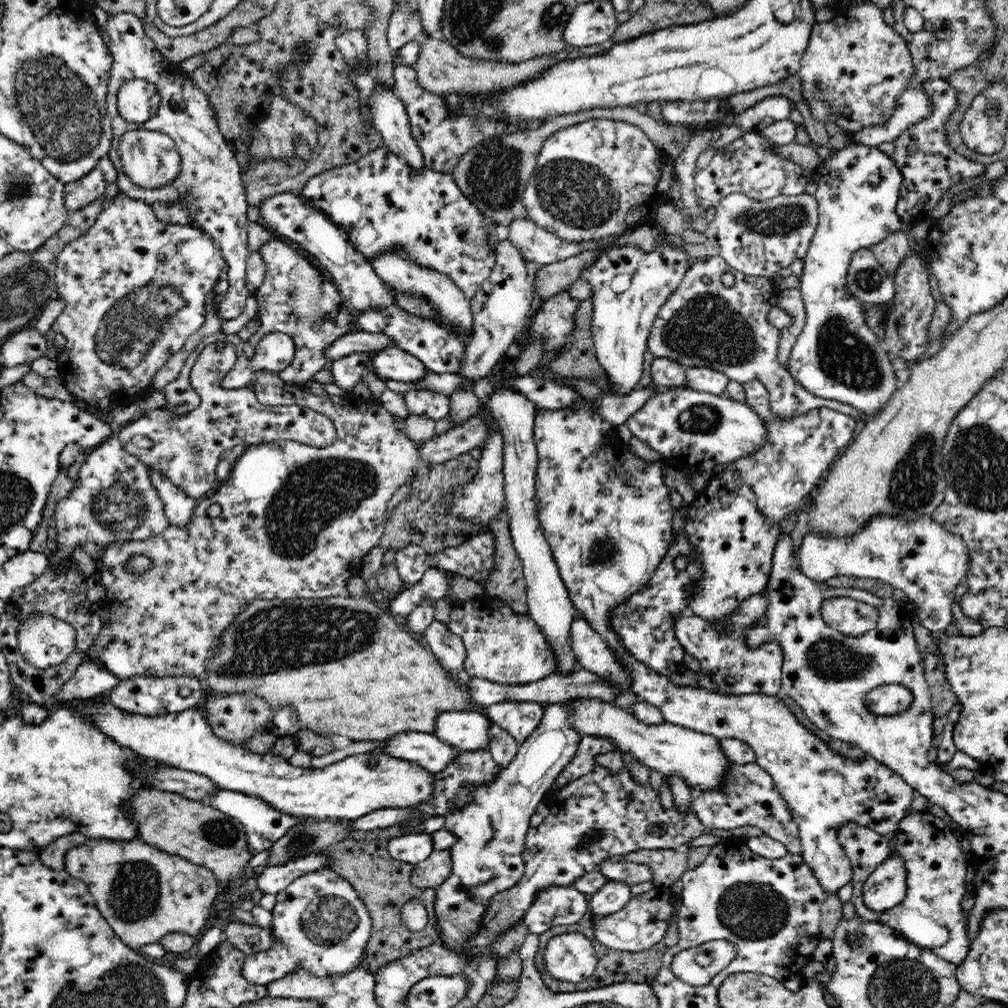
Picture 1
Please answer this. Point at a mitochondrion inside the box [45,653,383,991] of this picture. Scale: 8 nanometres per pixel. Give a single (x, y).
(135, 890)

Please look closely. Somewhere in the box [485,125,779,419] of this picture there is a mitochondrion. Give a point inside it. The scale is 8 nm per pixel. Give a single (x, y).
(707, 329)

